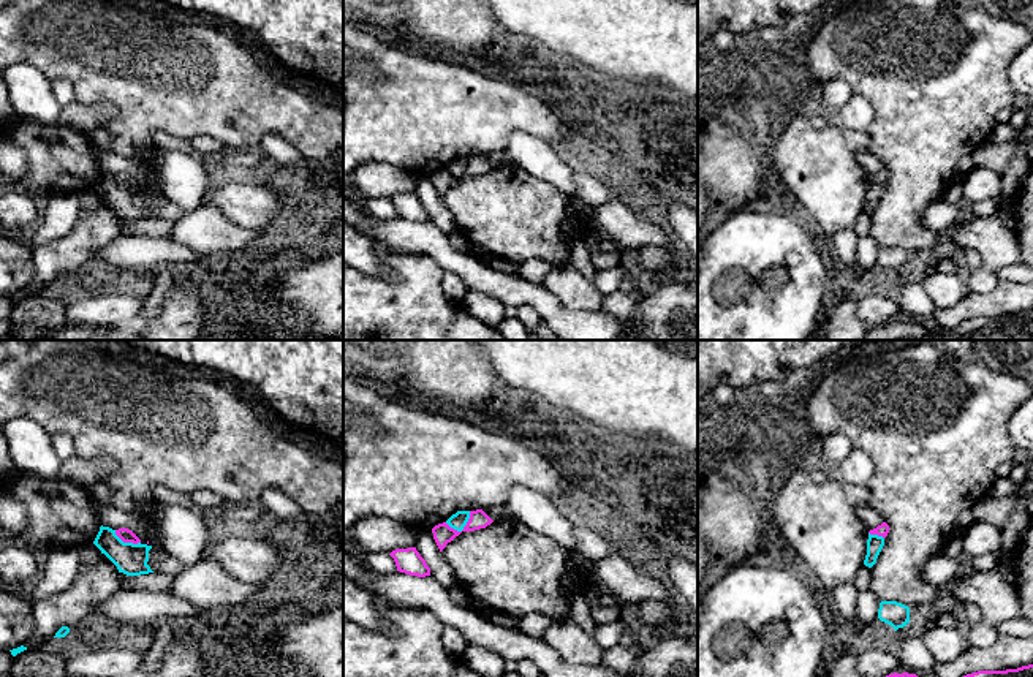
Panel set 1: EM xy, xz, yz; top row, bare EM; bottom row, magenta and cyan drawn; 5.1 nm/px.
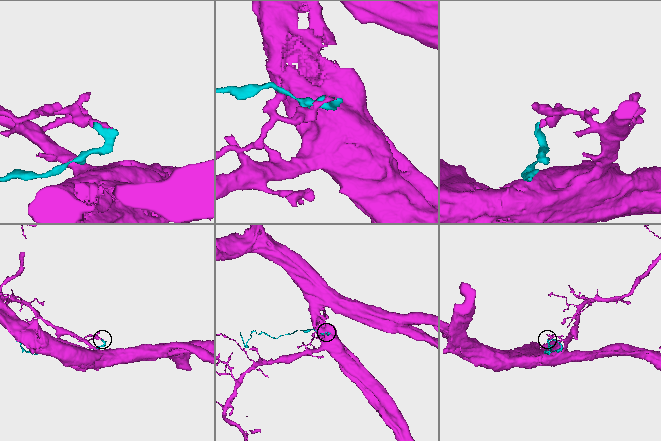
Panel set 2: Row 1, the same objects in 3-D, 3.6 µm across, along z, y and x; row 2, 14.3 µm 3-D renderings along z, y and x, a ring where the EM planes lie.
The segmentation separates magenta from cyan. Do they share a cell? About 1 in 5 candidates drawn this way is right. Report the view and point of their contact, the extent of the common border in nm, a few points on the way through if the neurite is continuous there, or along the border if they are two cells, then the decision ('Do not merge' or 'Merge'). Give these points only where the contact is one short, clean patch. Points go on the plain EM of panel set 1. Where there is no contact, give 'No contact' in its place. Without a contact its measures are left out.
Touches magenta at xz (464, 174). Shared border 150 nm. Boundary: xz (470, 157), (470, 163), (461, 176), (454, 176), (445, 168). Do not merge

